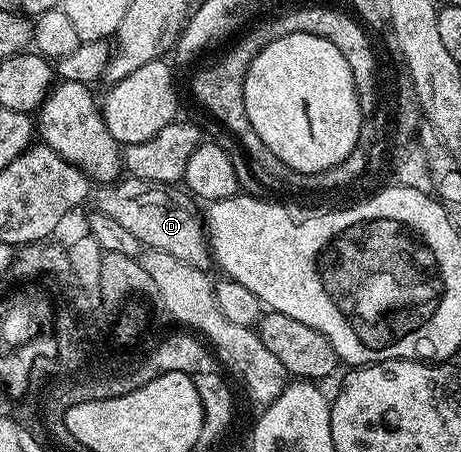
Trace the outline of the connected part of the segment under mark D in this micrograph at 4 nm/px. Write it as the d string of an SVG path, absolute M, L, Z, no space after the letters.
M130 176L104 184L98 189L98 212L122 224L131 235L139 239L142 246L165 251L175 259L203 270L212 266L212 254L200 206L198 209L198 202L186 190Z

